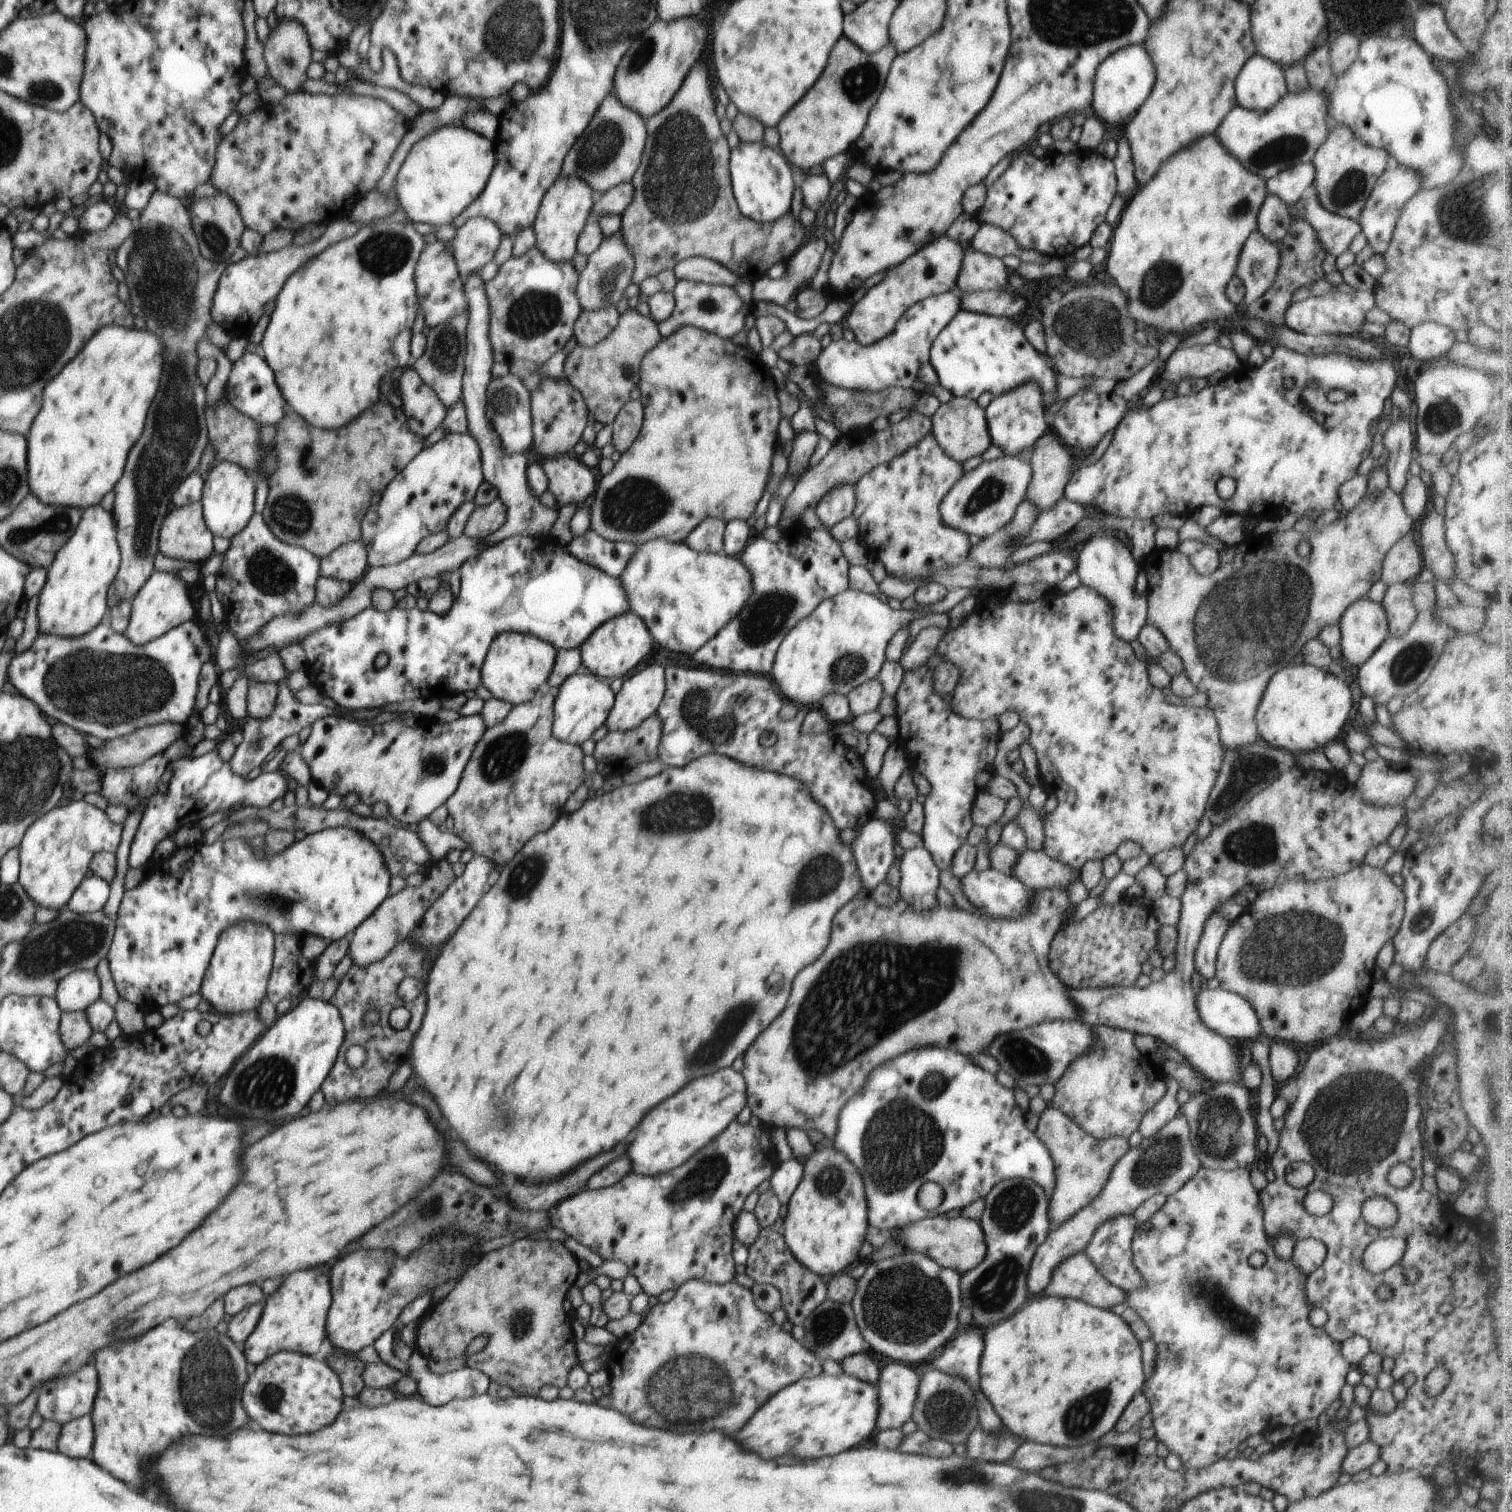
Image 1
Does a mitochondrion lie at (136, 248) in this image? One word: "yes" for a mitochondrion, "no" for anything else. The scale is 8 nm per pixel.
yes

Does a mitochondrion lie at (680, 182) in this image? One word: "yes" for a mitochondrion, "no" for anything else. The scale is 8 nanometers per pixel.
yes

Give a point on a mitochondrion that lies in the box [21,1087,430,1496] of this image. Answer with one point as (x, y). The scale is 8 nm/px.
(208, 1373)

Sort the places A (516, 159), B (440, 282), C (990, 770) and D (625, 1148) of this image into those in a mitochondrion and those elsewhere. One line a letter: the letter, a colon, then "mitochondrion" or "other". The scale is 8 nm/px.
A: other
B: other
C: other
D: other

